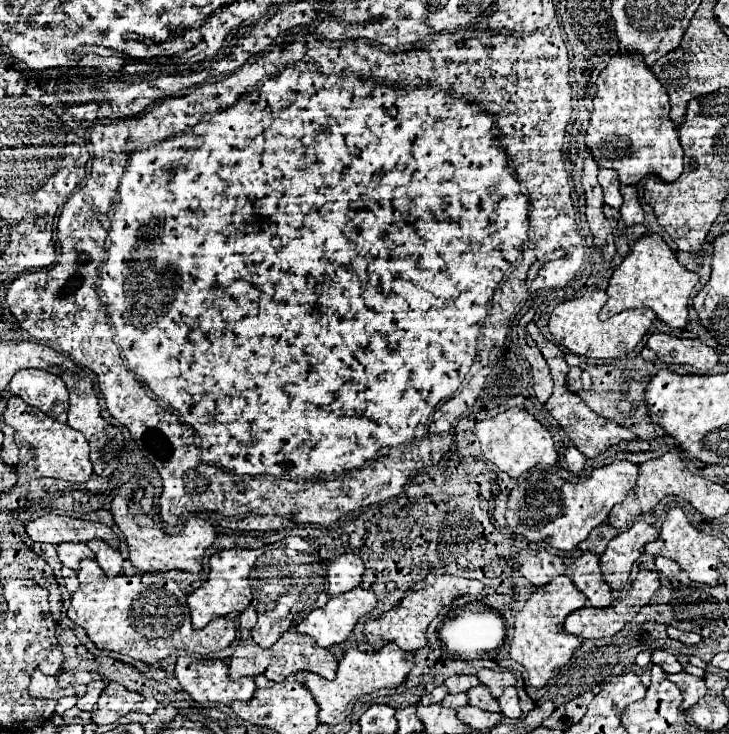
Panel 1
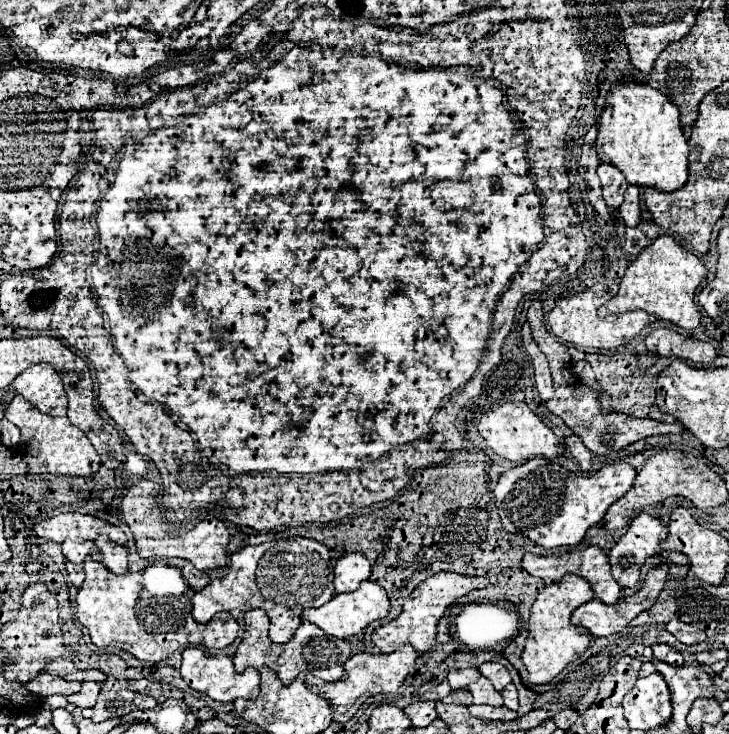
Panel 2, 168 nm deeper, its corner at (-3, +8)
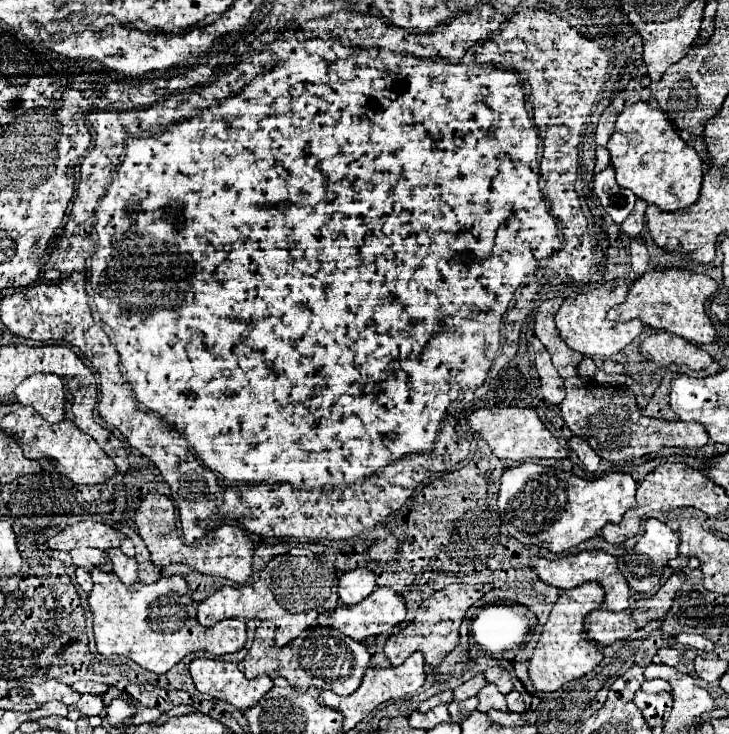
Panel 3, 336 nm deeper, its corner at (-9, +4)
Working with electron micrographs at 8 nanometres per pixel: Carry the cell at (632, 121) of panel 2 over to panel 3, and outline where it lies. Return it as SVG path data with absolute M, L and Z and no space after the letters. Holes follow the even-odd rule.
M646 102L626 106L616 122L616 132L608 142L616 181L632 190L640 200L656 204L664 212L684 210L698 202L702 188L702 160L672 128L668 118Z

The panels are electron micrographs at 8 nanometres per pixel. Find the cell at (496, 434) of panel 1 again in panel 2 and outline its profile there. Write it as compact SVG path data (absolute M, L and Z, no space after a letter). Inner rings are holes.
M526 402L507 403L494 412L484 412L474 418L474 426L478 428L480 436L498 456L512 462L524 462L530 460L530 456L556 456L564 452L554 432L526 406Z

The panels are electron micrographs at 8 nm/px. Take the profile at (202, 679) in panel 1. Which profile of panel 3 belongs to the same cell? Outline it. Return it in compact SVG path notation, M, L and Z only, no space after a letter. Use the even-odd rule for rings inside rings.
M196 658L190 664L190 676L200 692L226 700L238 710L256 706L272 688L272 680L268 676L248 680L236 664L210 658Z

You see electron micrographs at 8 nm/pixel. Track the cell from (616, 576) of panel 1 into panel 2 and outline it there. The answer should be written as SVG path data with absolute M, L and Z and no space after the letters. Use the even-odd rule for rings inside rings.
M640 514L632 520L628 532L608 552L616 582L622 588L632 588L640 578L640 568L646 558L658 554L660 540L668 536L666 524L650 514Z

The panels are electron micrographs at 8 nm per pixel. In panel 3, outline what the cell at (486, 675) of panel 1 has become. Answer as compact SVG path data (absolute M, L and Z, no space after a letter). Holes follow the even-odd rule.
M502 666L488 668L488 670L484 672L484 678L486 678L488 682L496 684L496 686L498 686L498 690L500 690L502 694L508 694L508 692L514 688L514 686L512 686L512 678L510 678L510 674L508 674Z

